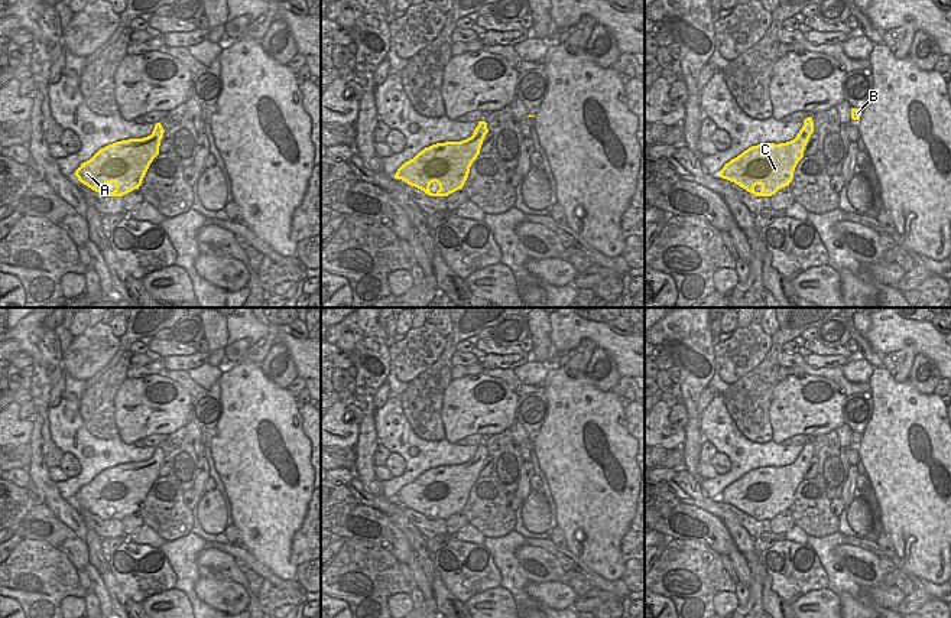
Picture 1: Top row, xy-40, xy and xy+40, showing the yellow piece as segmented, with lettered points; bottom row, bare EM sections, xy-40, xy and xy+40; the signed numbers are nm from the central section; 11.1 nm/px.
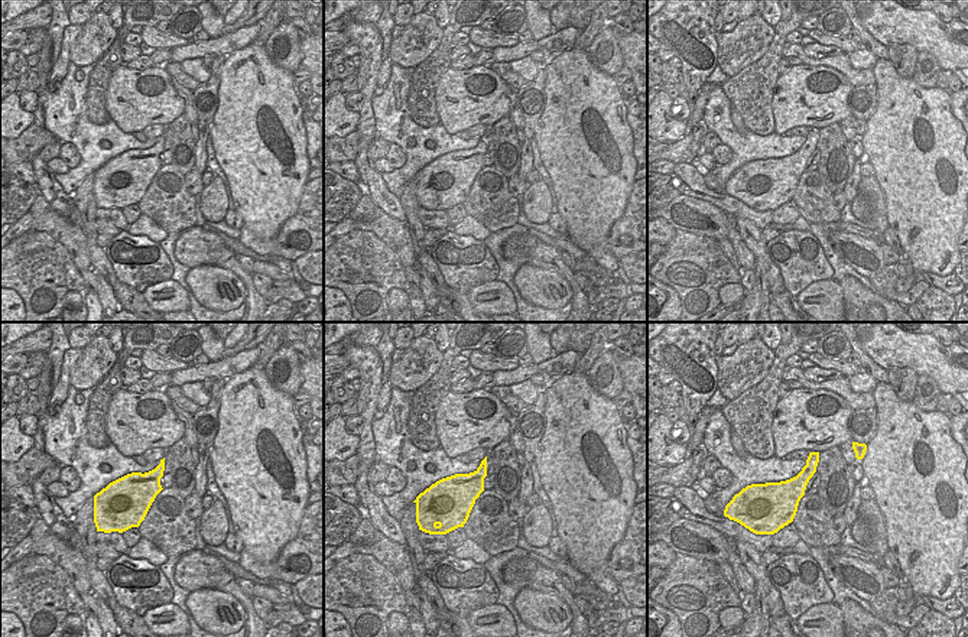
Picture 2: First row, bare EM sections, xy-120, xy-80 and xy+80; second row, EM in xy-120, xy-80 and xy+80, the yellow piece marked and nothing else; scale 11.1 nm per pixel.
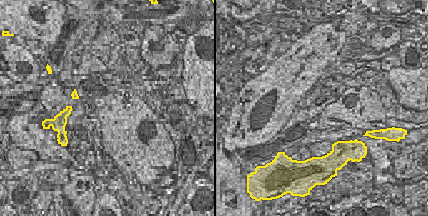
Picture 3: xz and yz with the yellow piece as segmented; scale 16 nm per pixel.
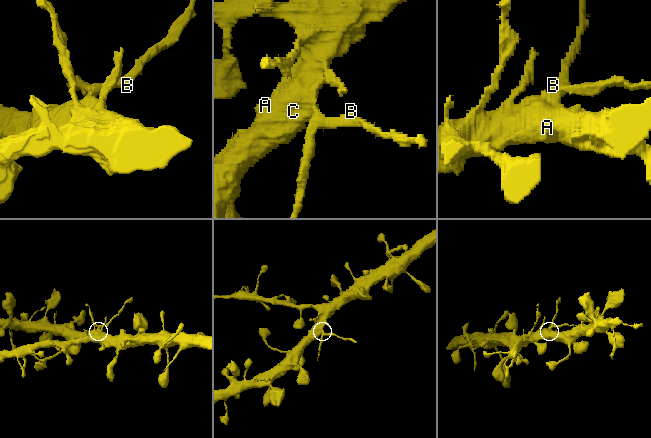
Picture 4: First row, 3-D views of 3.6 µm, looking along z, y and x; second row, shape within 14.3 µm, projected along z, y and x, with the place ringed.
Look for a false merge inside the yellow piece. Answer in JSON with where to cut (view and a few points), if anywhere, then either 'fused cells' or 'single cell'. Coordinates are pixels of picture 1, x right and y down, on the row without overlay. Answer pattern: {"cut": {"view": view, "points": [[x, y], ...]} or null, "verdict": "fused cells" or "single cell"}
{"cut": {"view": "xy", "points": [[474, 455], [483, 461]]}, "verdict": "fused cells"}

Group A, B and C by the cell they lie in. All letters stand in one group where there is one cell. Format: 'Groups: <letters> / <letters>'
Groups: A C / B

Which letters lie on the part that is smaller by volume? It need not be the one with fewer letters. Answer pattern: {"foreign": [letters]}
{"foreign": ["B"]}

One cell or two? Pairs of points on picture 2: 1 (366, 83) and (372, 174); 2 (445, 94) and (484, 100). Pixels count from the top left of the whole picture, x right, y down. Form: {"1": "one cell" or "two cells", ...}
{"1": "one cell", "2": "one cell"}

